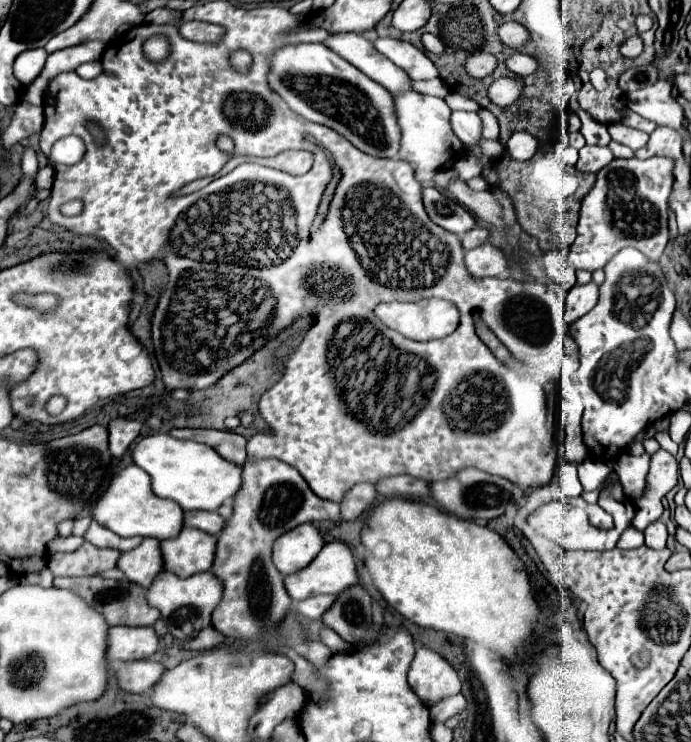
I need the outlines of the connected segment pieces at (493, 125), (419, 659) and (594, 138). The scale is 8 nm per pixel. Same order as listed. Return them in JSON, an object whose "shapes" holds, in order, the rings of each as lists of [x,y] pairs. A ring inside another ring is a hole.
{"shapes":[[[[480,109],[478,115],[482,117],[482,123],[484,123],[482,137],[484,139],[498,139],[498,121],[496,121],[496,117],[486,109]]],[[[428,647],[416,649],[416,657],[408,673],[408,683],[424,705],[434,705],[460,693],[460,679],[456,671]]],[[[578,111],[578,117],[580,117],[580,121],[582,121],[582,135],[584,135],[584,139],[586,139],[586,143],[588,145],[608,145],[608,141],[610,141],[610,137],[608,137],[608,129],[606,129],[606,125],[600,125],[600,123],[596,123],[586,111]]]]}

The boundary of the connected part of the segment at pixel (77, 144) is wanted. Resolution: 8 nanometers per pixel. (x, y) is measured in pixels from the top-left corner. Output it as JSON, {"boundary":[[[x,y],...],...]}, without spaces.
{"boundary":[[[68,136],[57,141],[52,147],[50,161],[73,165],[84,157],[84,141],[78,137]]]}

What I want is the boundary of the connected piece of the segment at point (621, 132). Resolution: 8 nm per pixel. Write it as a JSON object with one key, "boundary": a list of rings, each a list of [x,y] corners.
{"boundary":[[[610,129],[610,135],[614,141],[630,147],[630,149],[640,149],[646,145],[646,133],[636,131],[636,129]]]}

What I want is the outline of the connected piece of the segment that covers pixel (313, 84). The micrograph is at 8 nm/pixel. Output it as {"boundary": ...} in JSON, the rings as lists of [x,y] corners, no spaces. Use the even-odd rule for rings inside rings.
{"boundary":[[[300,43],[300,45],[286,45],[278,49],[272,57],[272,71],[268,75],[268,83],[272,89],[276,89],[276,93],[288,103],[292,111],[306,117],[308,121],[332,127],[342,137],[346,137],[354,147],[358,147],[362,153],[368,153],[372,157],[384,157],[384,159],[398,157],[400,125],[396,121],[392,95],[376,81],[372,81],[368,75],[364,75],[360,69],[356,69],[352,63],[344,61],[340,55],[328,49],[324,43]]]}

